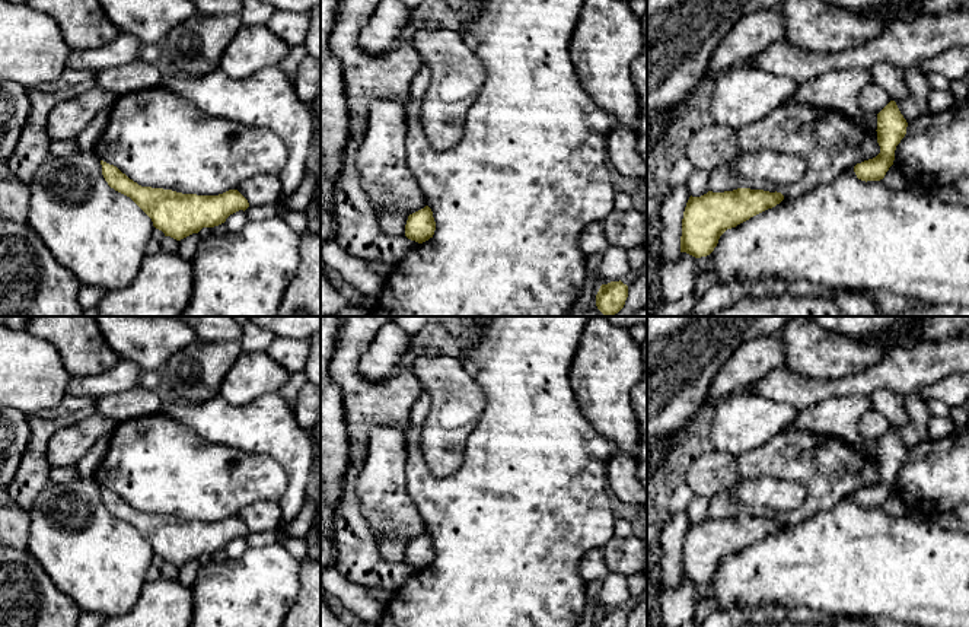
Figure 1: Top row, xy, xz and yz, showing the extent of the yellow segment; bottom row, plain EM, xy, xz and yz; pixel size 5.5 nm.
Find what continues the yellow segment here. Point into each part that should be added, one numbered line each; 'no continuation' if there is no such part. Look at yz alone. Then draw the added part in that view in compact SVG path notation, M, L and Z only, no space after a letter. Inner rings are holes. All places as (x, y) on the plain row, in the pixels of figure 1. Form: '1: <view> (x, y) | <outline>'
no continuation

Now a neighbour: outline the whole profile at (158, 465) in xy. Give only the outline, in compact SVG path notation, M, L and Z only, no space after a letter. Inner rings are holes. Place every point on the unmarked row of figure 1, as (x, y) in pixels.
M162 411L118 423L93 478L141 513L197 522L238 516L259 500L278 502L289 487L287 474L275 459L204 442Z

